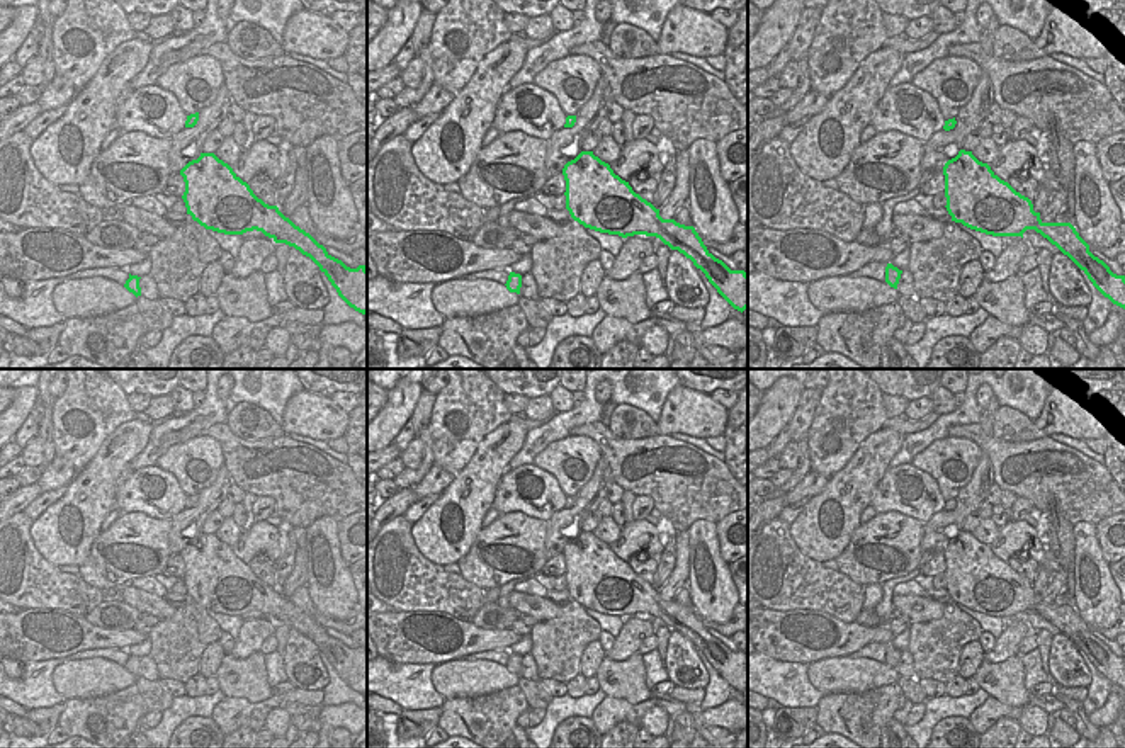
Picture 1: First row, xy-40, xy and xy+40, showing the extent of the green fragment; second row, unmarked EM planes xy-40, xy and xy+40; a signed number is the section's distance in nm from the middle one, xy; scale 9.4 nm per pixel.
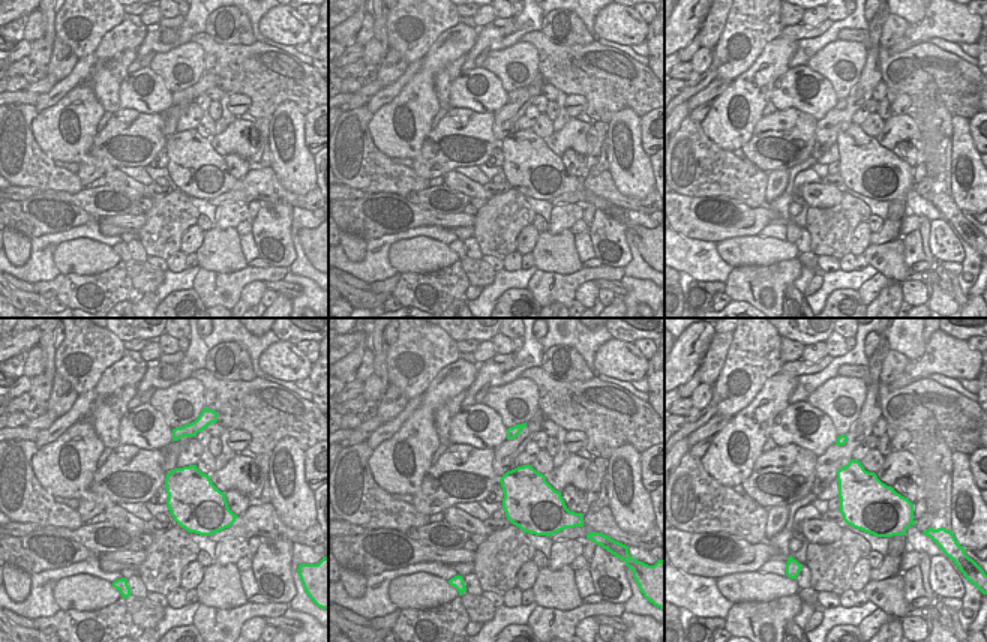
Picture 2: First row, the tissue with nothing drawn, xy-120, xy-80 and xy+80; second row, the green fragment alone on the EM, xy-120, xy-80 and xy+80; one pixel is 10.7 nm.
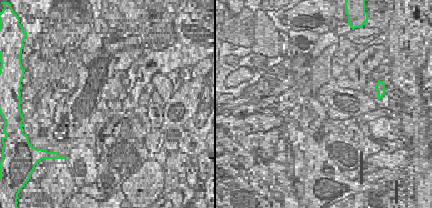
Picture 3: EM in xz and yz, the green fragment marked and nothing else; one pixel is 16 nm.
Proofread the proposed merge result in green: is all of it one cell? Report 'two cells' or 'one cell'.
one cell

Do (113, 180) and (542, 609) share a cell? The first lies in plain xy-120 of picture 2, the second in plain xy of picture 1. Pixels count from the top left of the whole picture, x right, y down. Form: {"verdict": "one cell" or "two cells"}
{"verdict": "one cell"}

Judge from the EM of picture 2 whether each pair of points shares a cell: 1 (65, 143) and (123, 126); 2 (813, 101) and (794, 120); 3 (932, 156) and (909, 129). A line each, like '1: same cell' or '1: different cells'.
1: different cells
2: different cells
3: different cells

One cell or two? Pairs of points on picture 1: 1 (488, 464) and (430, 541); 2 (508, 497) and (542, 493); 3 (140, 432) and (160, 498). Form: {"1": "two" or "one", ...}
{"1": "one", "2": "one", "3": "two"}

